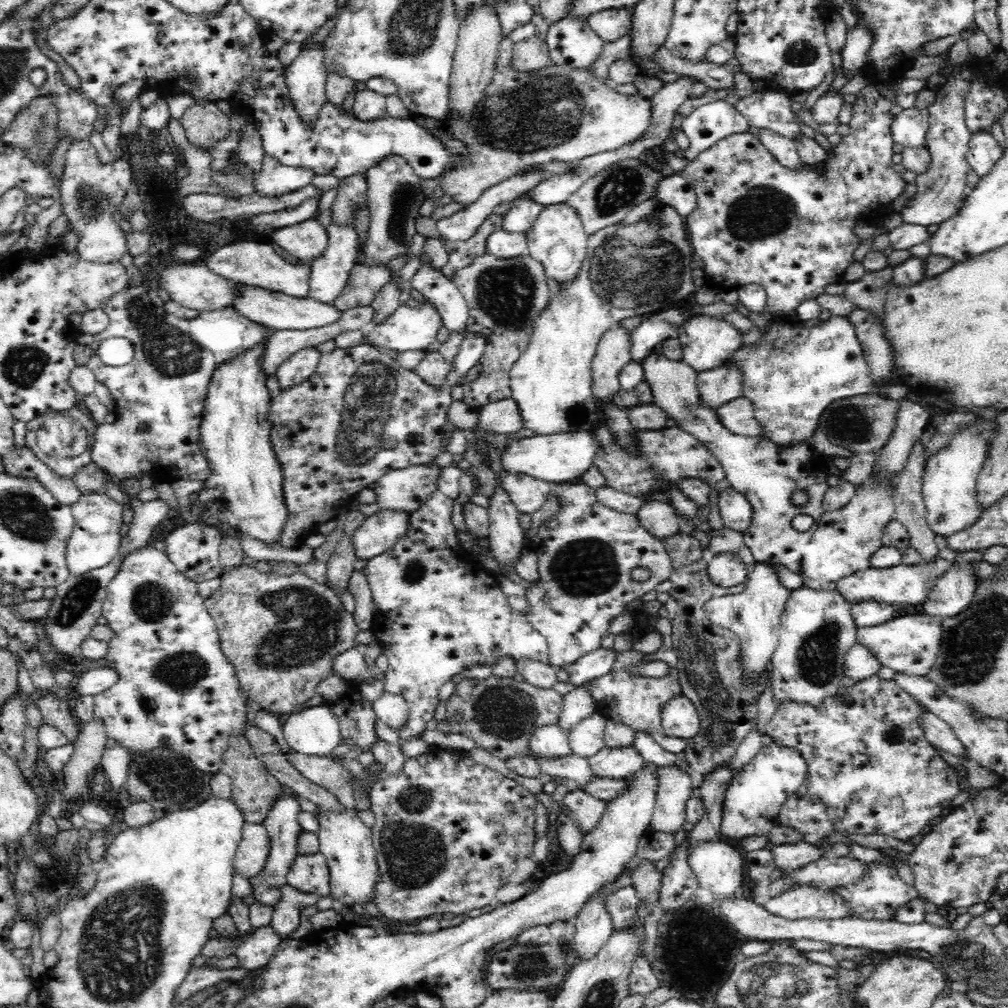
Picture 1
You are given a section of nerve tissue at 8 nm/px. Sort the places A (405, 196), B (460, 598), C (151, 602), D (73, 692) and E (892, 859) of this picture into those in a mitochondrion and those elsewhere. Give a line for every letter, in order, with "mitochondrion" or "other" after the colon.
A: mitochondrion
B: other
C: mitochondrion
D: other
E: other

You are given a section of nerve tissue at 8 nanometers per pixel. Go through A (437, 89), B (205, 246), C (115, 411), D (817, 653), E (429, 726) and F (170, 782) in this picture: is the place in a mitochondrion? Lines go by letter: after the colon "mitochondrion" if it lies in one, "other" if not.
A: other
B: other
C: other
D: mitochondrion
E: other
F: mitochondrion

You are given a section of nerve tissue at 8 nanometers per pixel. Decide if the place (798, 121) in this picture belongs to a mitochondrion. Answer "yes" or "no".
no

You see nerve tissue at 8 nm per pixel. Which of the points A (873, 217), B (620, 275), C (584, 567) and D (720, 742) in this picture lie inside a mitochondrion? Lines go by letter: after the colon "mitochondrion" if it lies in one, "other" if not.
A: other
B: mitochondrion
C: mitochondrion
D: mitochondrion

